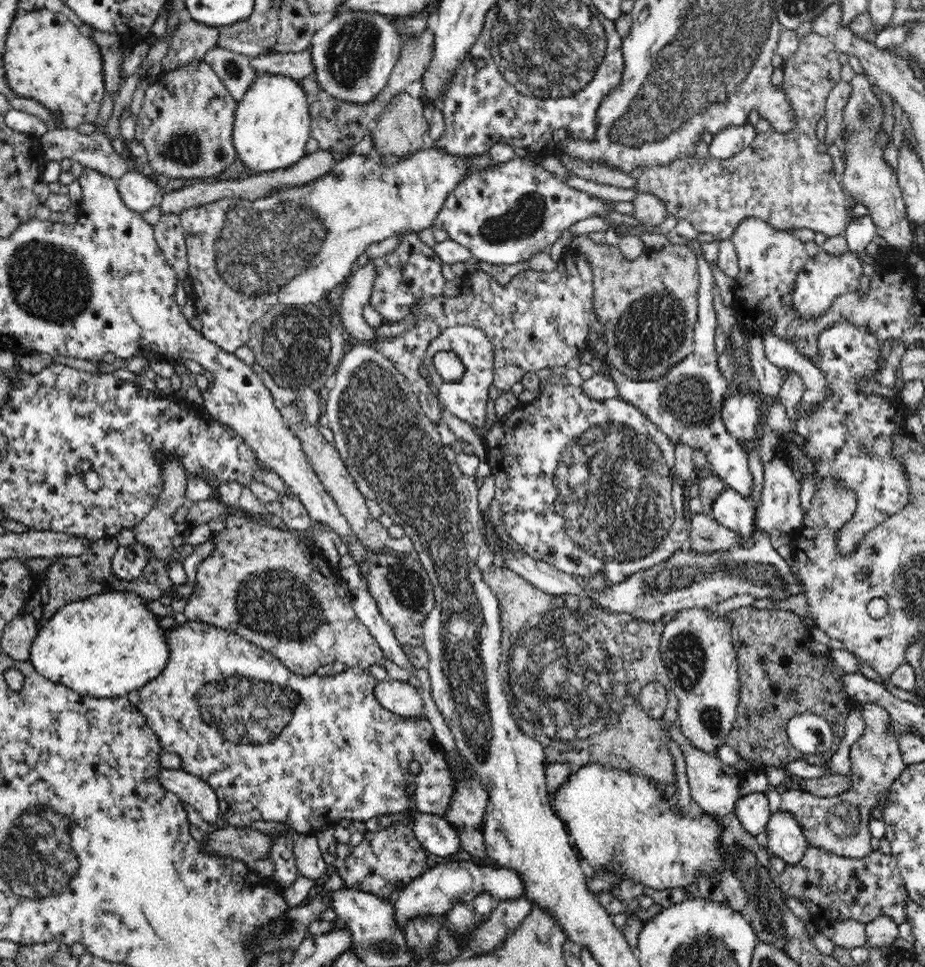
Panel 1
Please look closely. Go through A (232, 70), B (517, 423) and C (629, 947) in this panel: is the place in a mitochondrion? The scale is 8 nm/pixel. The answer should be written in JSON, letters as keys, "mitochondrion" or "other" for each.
{"A":"mitochondrion","B":"other","C":"other"}

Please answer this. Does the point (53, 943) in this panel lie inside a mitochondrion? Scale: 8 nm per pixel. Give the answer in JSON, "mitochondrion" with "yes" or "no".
{"mitochondrion":"no"}

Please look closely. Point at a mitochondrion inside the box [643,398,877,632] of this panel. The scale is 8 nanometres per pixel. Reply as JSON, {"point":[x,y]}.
{"point":[707,538]}

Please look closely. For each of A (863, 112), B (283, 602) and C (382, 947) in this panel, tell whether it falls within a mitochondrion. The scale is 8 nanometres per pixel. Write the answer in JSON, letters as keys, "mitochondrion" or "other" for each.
{"A":"mitochondrion","B":"mitochondrion","C":"mitochondrion"}

